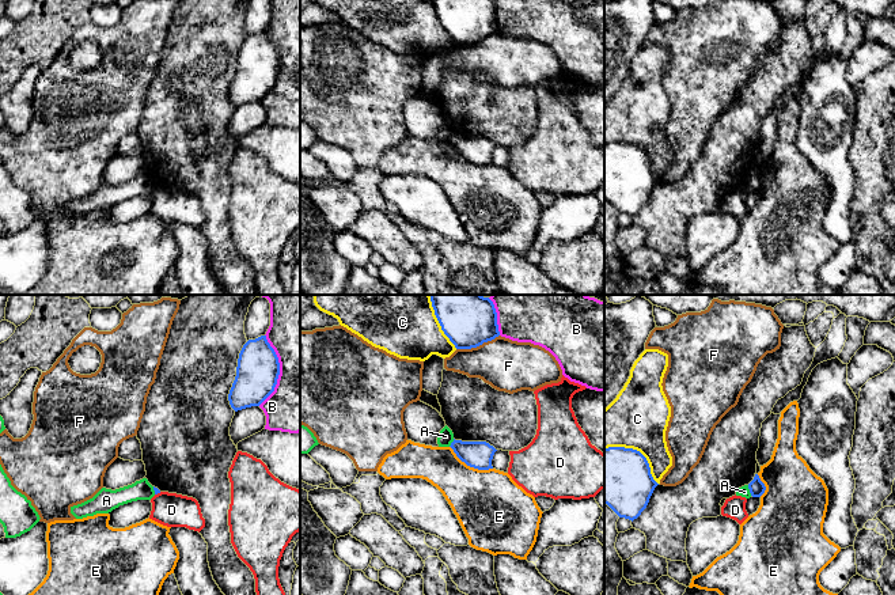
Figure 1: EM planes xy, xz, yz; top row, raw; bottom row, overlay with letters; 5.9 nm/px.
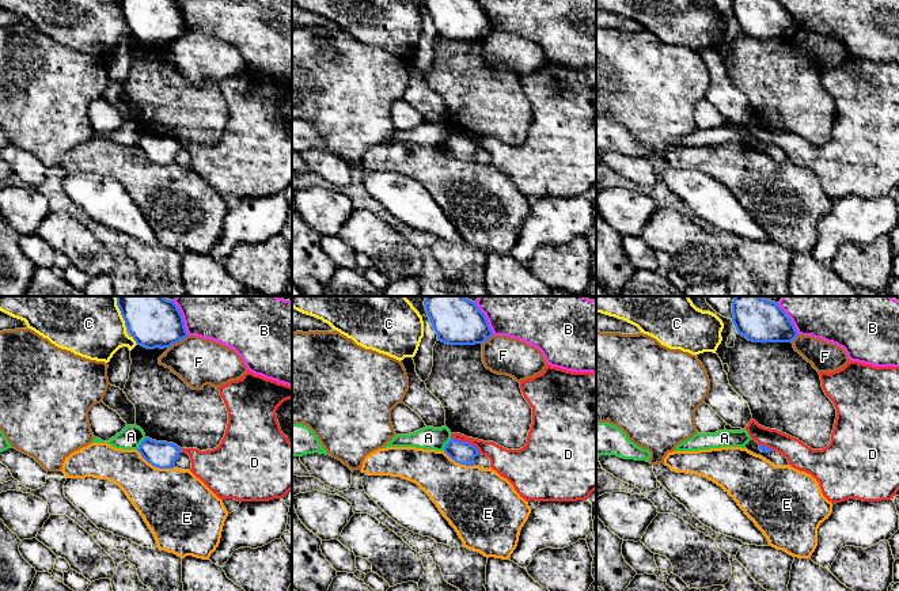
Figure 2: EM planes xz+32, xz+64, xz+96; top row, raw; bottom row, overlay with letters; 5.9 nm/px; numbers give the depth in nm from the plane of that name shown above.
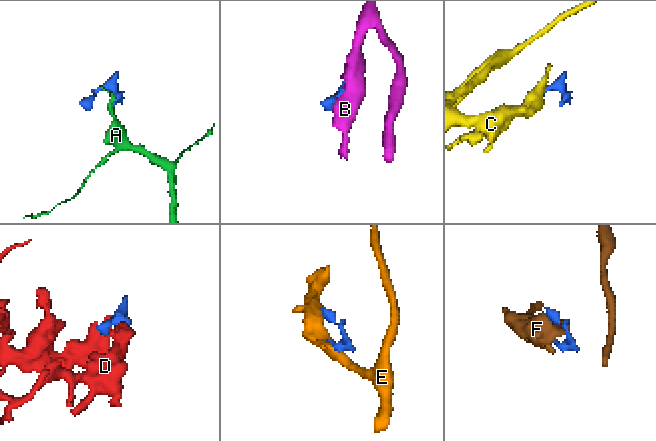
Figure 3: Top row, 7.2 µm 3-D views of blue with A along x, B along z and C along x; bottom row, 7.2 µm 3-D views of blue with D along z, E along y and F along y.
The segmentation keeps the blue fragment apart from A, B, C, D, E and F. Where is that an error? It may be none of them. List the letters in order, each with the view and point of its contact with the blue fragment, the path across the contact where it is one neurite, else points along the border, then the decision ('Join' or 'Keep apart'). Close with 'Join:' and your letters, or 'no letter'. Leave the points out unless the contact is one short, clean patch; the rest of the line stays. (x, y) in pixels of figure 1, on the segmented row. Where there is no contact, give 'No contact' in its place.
A: Touches blue at yz (750, 491). Boundary: yz (747, 485), (751, 495). Keep apart
B: Touches blue at xy (279, 370). Keep apart
C: Touches blue at yz (638, 451). Keep apart
D: Touches blue at xy (158, 492). Keep apart
E: Touches blue at xz (470, 466). Keep apart
F: Touches blue at xz (477, 345). Keep apart
Join: no letter

